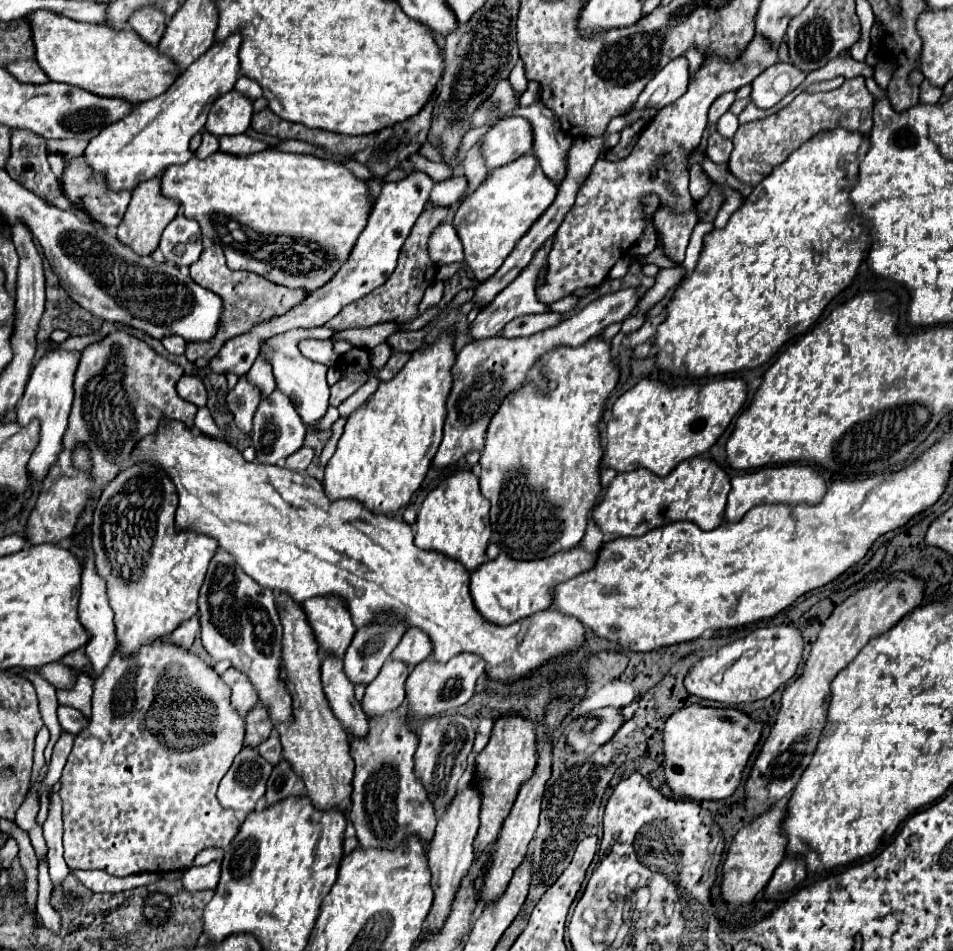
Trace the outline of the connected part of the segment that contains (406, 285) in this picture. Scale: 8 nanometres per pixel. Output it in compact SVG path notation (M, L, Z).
M428 204L426 210L420 214L420 218L416 220L410 236L404 242L404 248L400 250L400 258L398 258L398 266L392 272L392 276L376 290L372 290L370 294L366 294L364 298L348 304L336 318L332 318L326 326L336 328L336 330L346 330L346 328L368 328L380 322L408 322L414 320L418 304L424 296L424 290L434 282L436 276L436 268L428 256L428 240L434 232L436 226L440 226L446 220L448 208L442 206L432 206Z

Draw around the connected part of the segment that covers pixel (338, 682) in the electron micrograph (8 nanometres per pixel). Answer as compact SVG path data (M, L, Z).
M324 654L322 658L322 686L334 716L344 724L348 734L366 736L368 720L360 702L354 698L354 684L344 672L344 662L336 656Z

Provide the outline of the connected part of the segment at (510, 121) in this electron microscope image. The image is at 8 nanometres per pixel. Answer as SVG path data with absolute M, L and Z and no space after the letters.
M506 118L500 120L492 130L482 138L482 154L490 170L514 162L516 158L532 150L532 126L524 118Z

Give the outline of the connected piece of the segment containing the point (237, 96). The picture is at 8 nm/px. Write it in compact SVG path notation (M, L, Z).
M236 90L220 96L210 110L204 130L218 138L226 134L244 134L250 128L250 118L254 112L252 104L254 102L248 100L248 96Z

